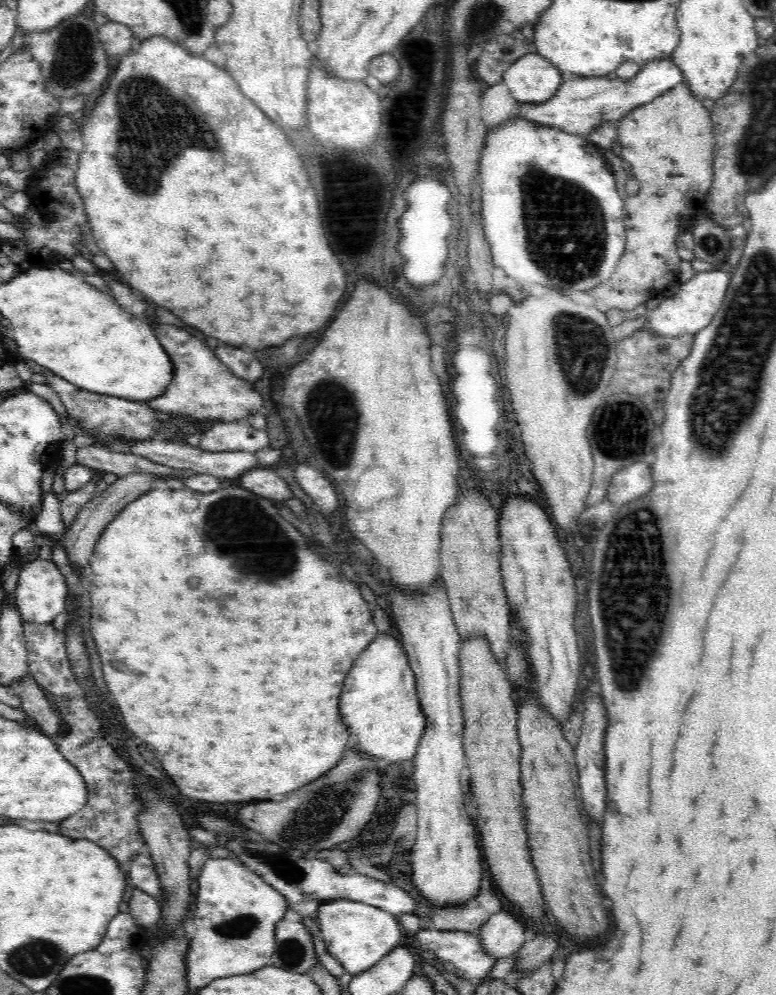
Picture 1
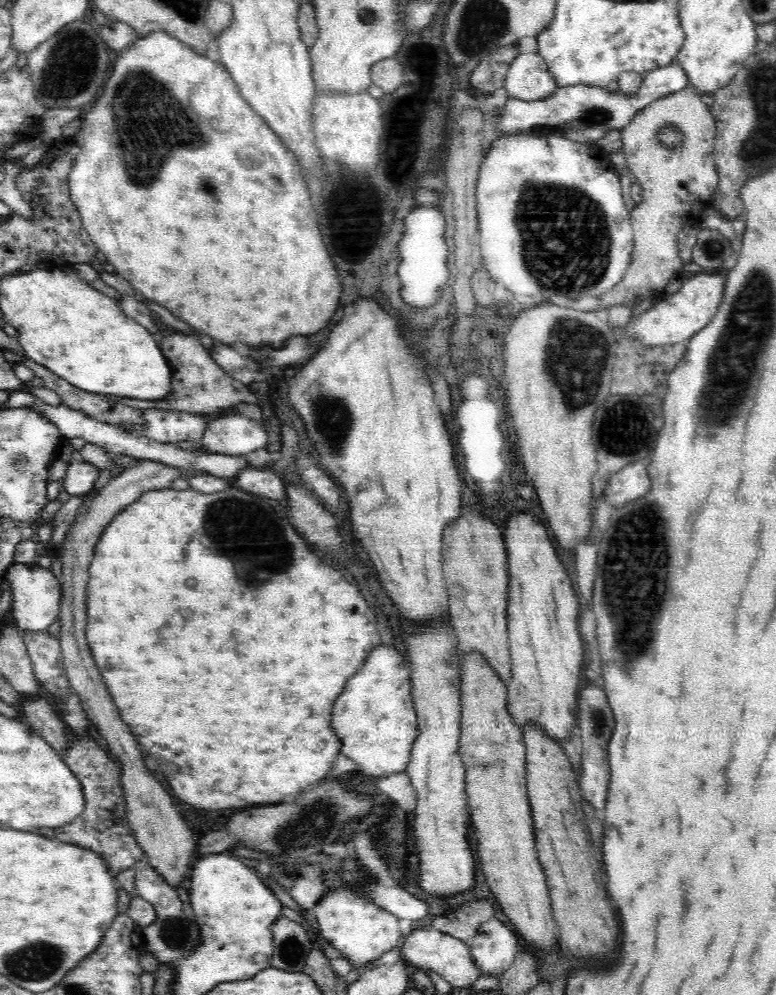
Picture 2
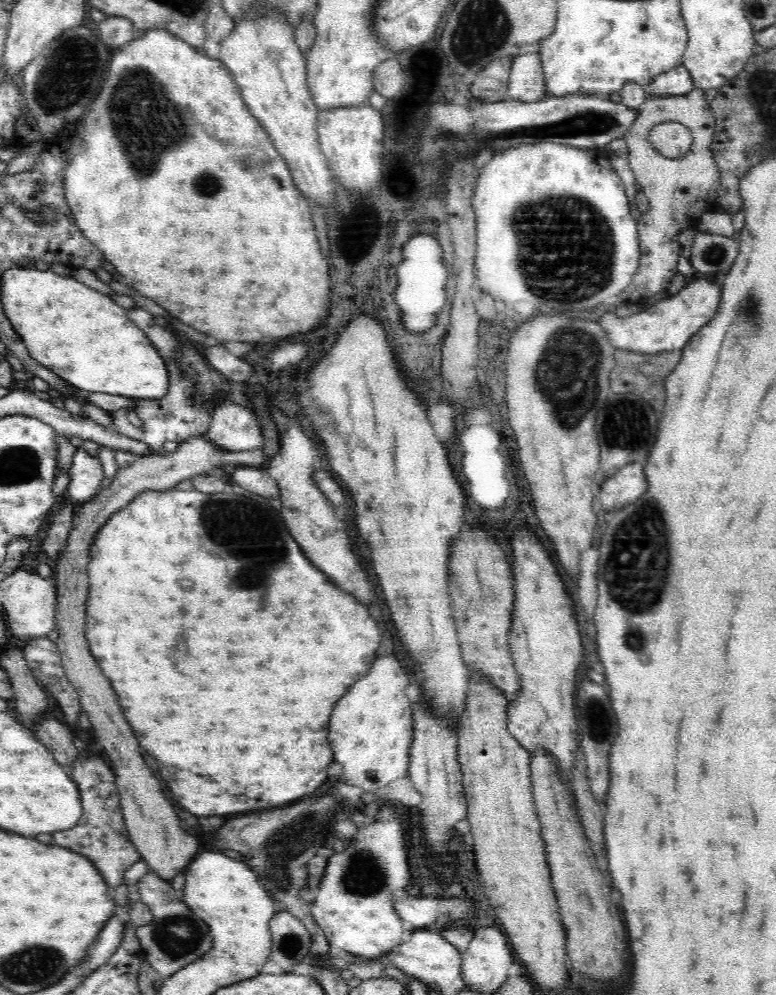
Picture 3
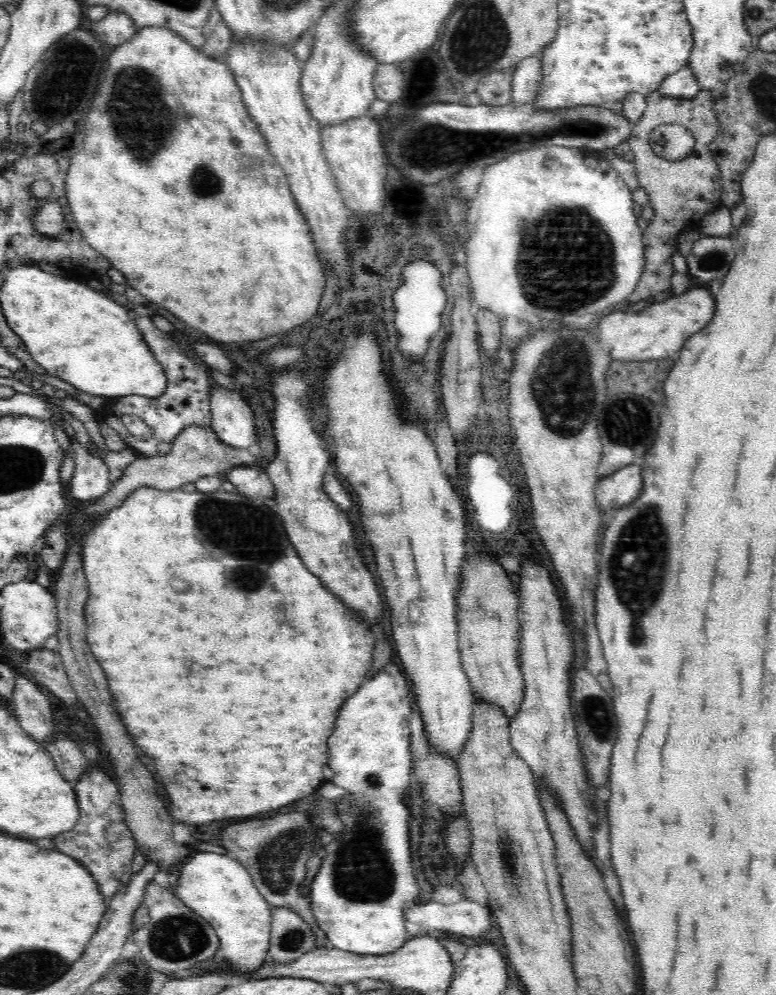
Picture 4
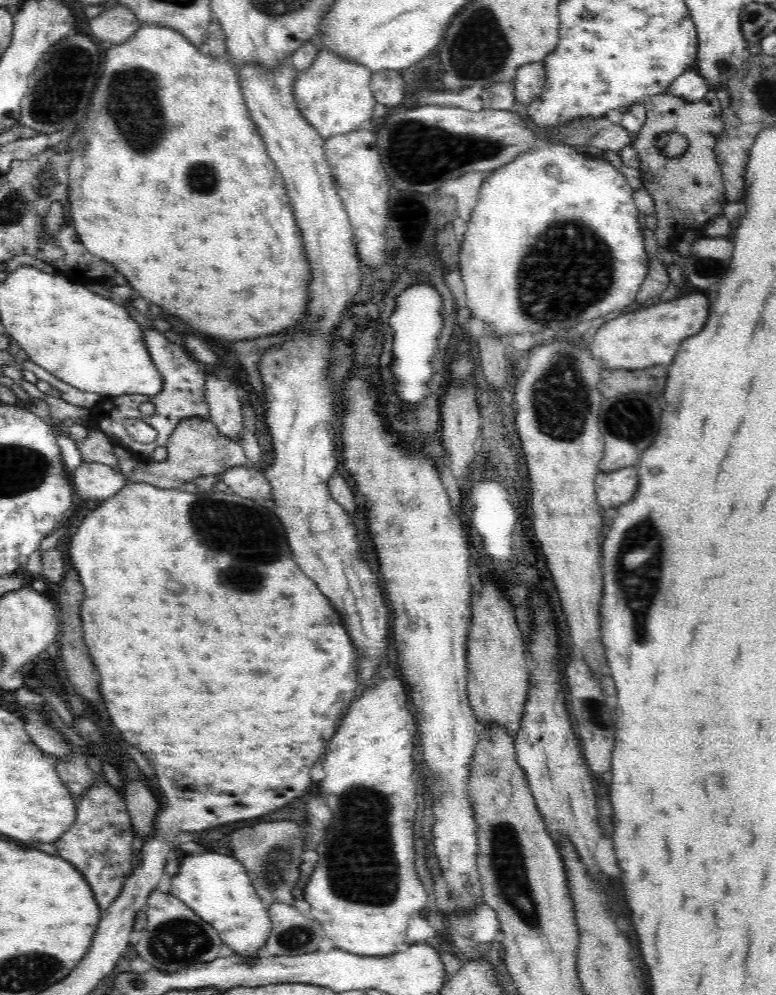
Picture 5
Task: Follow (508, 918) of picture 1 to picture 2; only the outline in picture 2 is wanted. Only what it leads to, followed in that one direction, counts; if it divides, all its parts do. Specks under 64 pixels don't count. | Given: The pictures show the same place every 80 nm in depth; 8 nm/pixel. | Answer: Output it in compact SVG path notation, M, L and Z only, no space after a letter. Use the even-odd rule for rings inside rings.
M492 916L469 940L470 957L479 966L479 976L501 976L522 949L513 926Z

